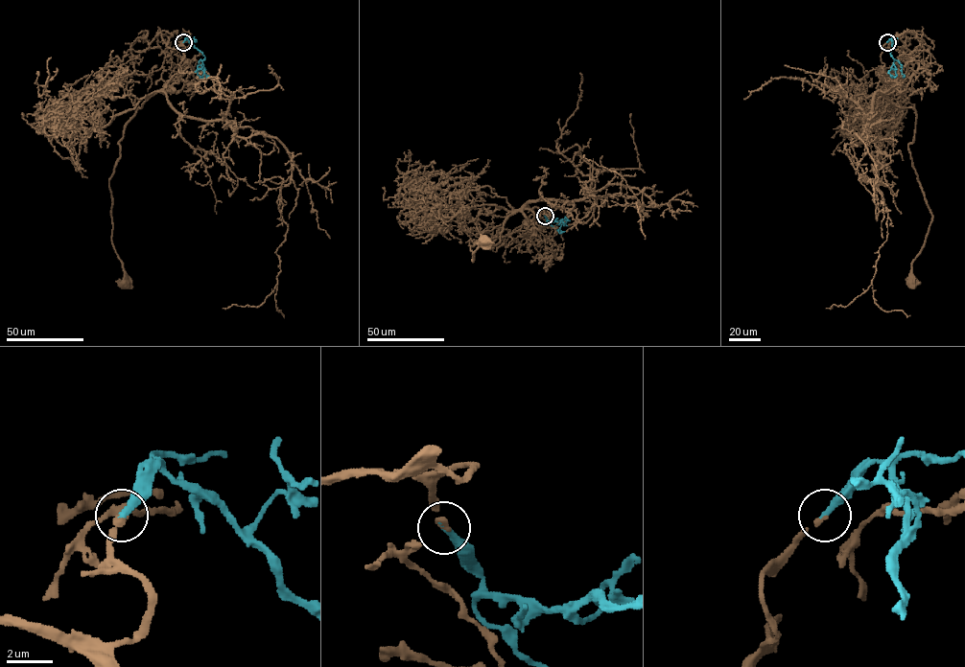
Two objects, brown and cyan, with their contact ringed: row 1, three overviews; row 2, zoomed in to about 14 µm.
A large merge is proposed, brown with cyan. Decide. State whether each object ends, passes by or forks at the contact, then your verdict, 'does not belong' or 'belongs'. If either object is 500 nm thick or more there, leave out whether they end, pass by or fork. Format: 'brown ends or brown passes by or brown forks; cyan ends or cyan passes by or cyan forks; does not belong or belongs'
brown ends; cyan ends; belongs

